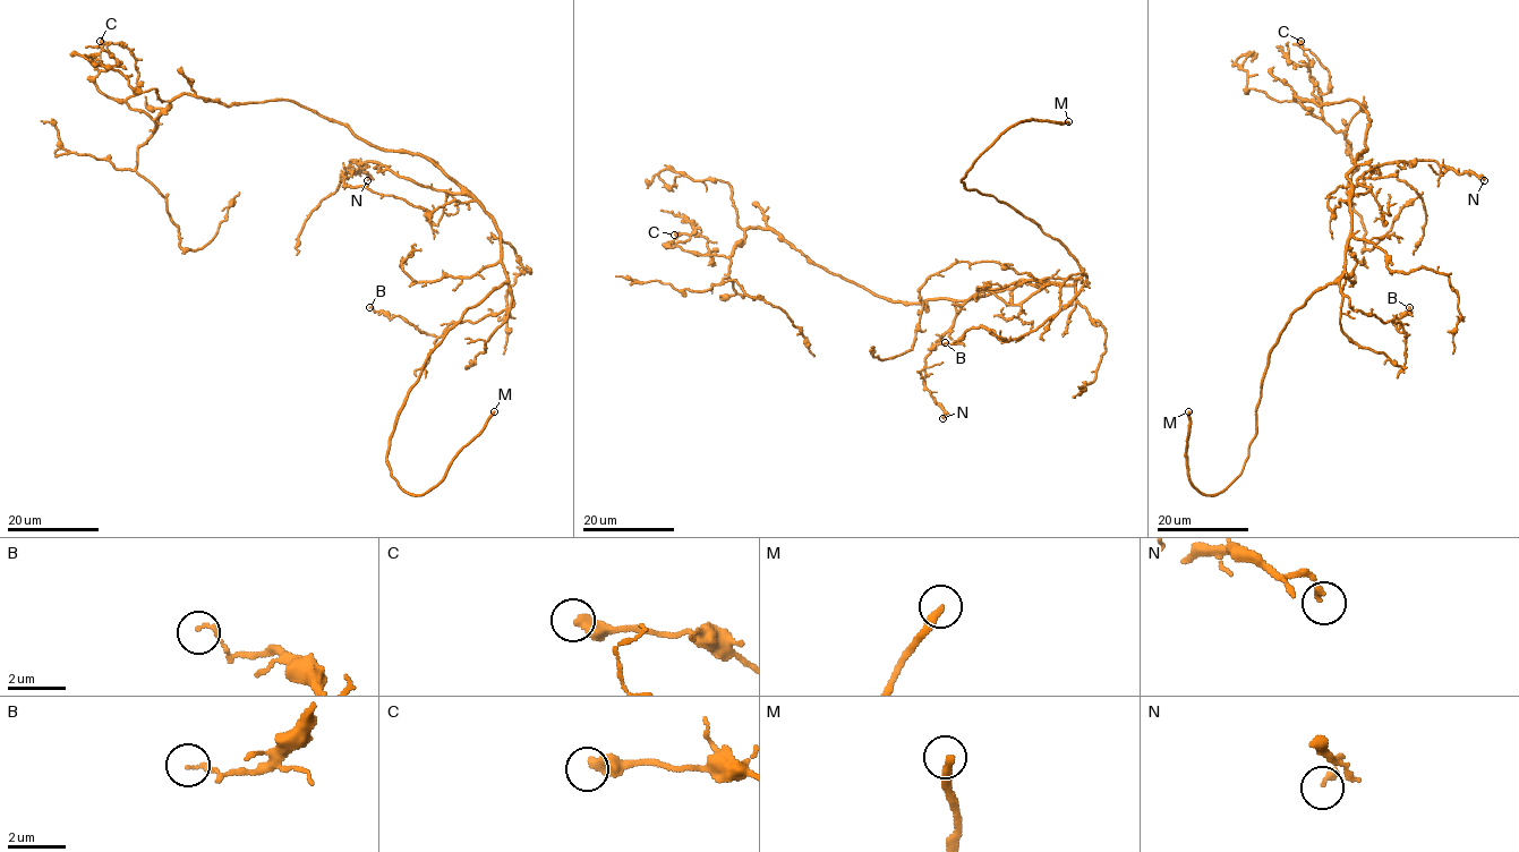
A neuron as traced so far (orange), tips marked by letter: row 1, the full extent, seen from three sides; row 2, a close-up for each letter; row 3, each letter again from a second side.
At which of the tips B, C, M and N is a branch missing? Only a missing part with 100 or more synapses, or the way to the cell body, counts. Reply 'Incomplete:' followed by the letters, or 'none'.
Incomplete: M

